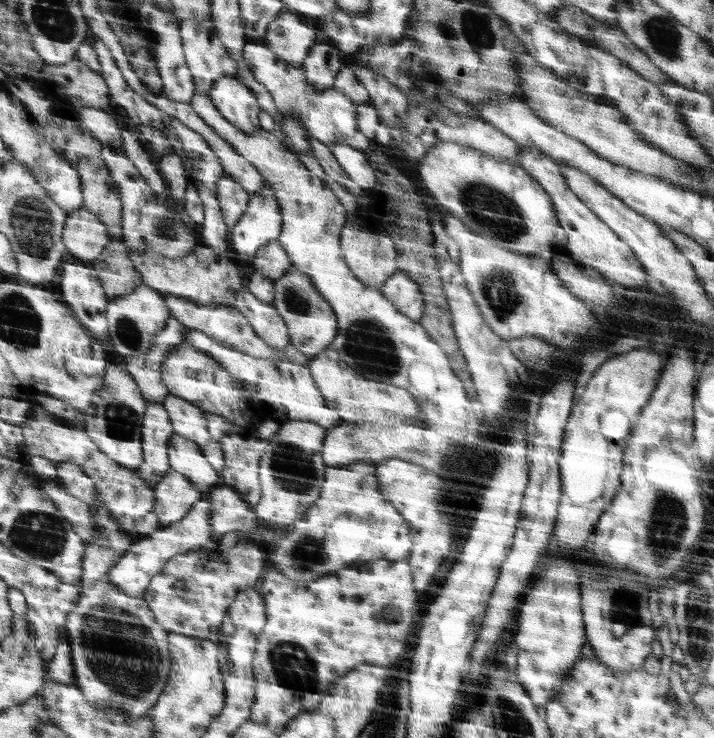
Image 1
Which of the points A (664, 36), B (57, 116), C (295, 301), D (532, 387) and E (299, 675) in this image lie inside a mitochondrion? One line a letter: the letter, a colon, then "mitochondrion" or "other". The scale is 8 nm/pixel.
A: mitochondrion
B: other
C: mitochondrion
D: other
E: mitochondrion

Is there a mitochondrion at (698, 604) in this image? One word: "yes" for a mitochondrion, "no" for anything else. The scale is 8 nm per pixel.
yes

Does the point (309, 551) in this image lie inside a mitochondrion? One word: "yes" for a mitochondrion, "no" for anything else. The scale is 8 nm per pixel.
yes

